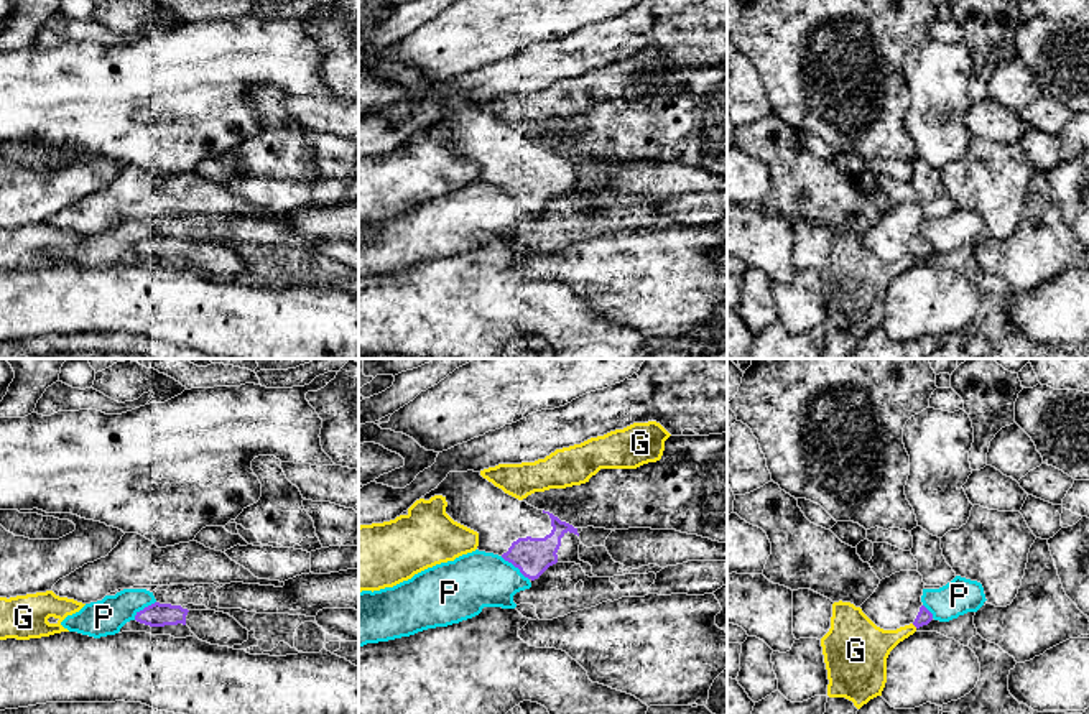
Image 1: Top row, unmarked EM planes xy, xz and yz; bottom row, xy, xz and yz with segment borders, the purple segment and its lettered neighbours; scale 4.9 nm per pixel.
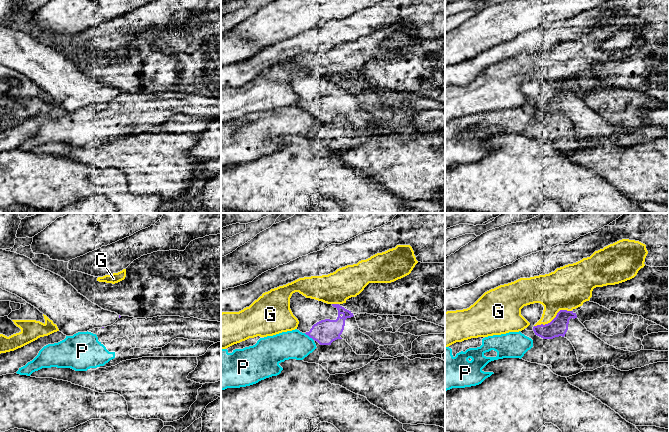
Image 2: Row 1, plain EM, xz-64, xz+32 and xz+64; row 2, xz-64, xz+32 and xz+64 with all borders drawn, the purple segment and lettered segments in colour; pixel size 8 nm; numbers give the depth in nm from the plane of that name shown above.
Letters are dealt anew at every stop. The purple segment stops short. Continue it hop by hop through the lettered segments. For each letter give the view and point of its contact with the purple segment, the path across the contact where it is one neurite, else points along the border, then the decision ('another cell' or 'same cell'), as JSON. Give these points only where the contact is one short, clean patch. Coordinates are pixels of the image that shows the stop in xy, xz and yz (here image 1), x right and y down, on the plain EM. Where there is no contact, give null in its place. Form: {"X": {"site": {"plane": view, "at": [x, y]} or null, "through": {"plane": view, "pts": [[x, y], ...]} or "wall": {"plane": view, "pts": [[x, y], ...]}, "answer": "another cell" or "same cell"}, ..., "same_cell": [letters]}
{"G": {"site": {"plane": "yz", "at": [915, 257]}, "answer": "another cell"}, "P": {"site": {"plane": "xz", "at": [515, 198]}, "answer": "another cell"}, "same_cell": []}

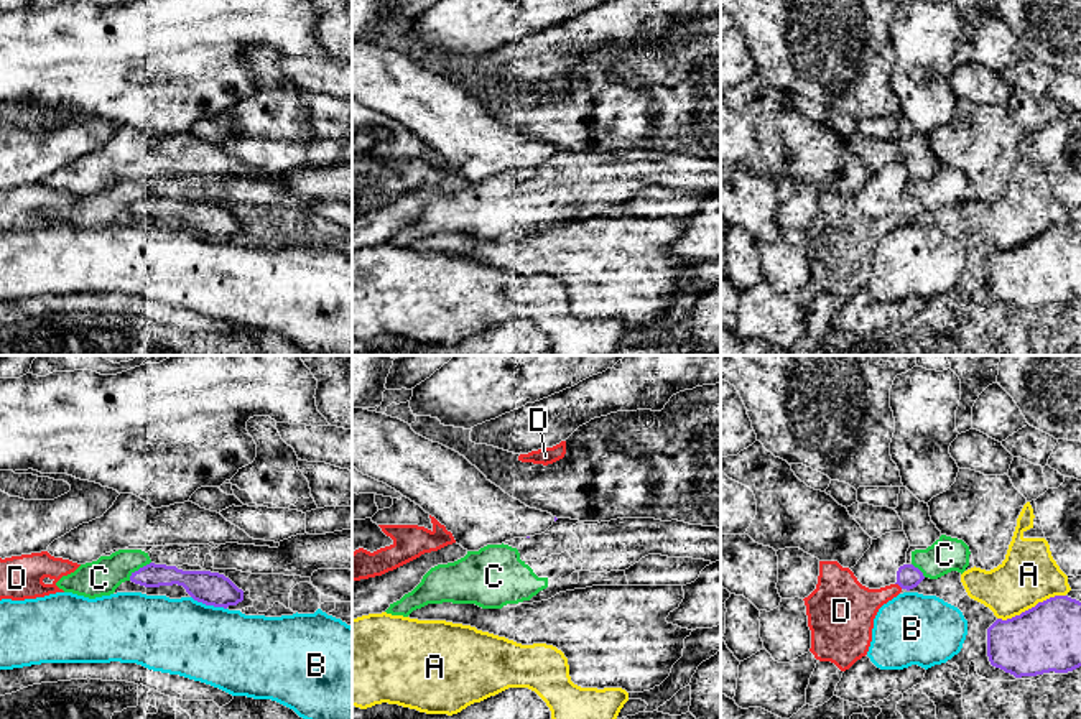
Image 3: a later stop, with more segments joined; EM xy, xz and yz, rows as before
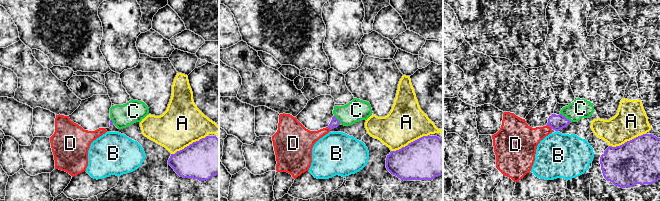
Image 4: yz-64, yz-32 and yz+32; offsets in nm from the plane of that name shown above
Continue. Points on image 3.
{"A": {"site": {"plane": "yz", "at": [1032, 239]}, "answer": "another cell"}, "B": {"site": {"plane": "xy", "at": [209, 236]}, "answer": "another cell"}, "C": {"site": {"plane": "xy", "at": [140, 199]}, "answer": "another cell"}, "D": {"site": {"plane": "yz", "at": [899, 216]}, "answer": "another cell"}, "same_cell": []}

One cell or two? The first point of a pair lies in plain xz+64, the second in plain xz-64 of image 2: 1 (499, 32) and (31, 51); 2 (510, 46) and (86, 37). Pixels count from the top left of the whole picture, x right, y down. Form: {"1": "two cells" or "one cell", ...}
{"1": "two cells", "2": "one cell"}

